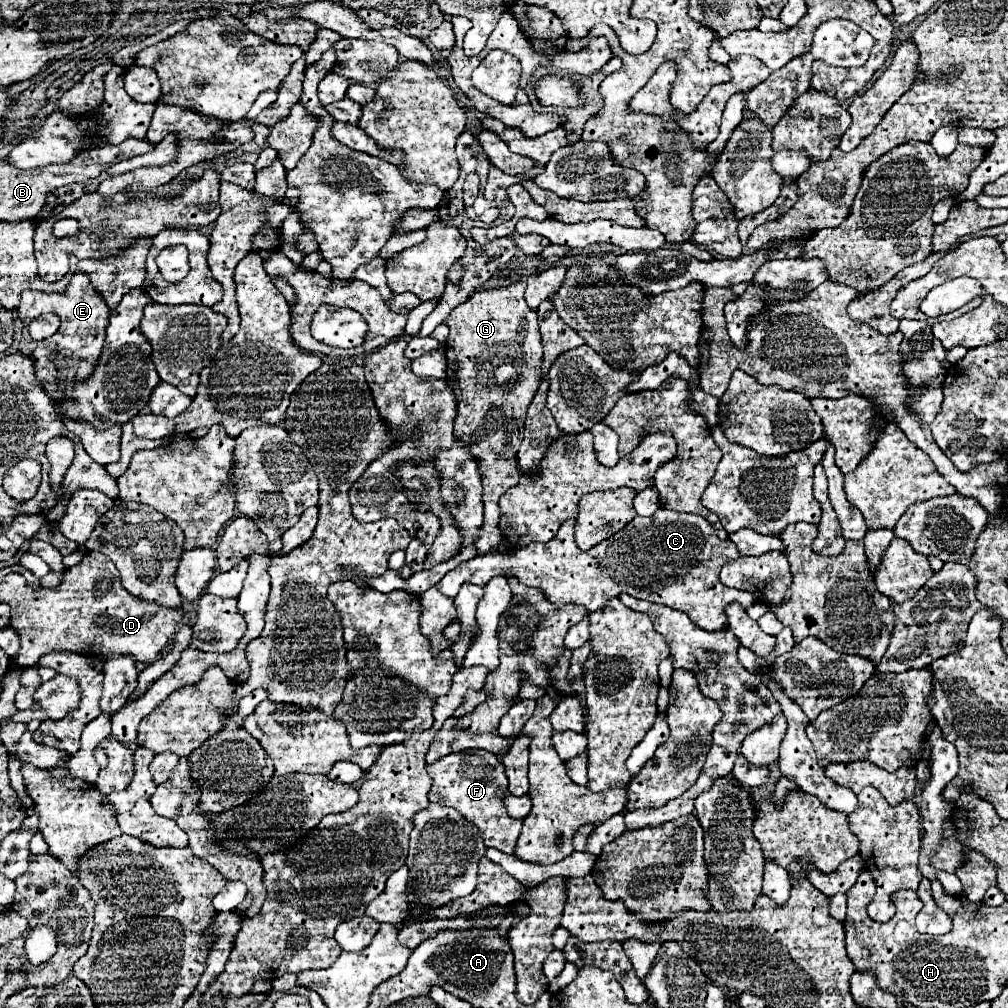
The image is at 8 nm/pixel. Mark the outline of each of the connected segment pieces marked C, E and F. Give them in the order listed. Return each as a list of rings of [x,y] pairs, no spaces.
[[[660,507],[650,517],[634,517],[622,531],[594,545],[590,551],[582,551],[576,545],[575,522],[575,519],[566,521],[548,543],[530,543],[512,555],[478,555],[446,573],[434,587],[446,597],[456,597],[460,585],[466,581],[484,587],[496,575],[514,575],[522,585],[542,589],[554,605],[576,603],[584,605],[590,613],[602,609],[610,597],[628,593],[634,599],[678,609],[700,629],[718,633],[728,629],[726,607],[730,603],[740,603],[744,609],[754,603],[750,593],[724,587],[718,581],[722,565],[736,561],[740,551],[730,539],[718,539],[714,527],[700,515],[674,513]]]
[[[78,271],[72,275],[72,281],[64,293],[26,291],[26,293],[22,293],[22,299],[20,299],[17,309],[18,316],[25,326],[43,313],[54,313],[62,321],[62,327],[58,329],[58,333],[54,333],[52,337],[44,339],[44,341],[38,341],[36,349],[30,357],[34,363],[36,381],[52,397],[54,403],[62,401],[66,391],[70,391],[74,385],[90,379],[90,375],[94,373],[94,369],[98,365],[100,353],[102,353],[106,325],[110,319],[110,307],[106,305],[104,297],[94,289],[94,285],[88,279],[90,277],[86,273]]]
[[[482,749],[450,753],[450,755],[442,757],[440,761],[428,765],[428,775],[432,777],[432,789],[428,793],[428,799],[432,803],[450,805],[458,813],[462,813],[462,817],[466,821],[470,821],[472,825],[478,827],[478,831],[484,837],[486,847],[496,847],[504,853],[514,851],[516,839],[522,831],[522,821],[512,819],[506,813],[504,797],[506,797],[506,793],[510,793],[508,777],[506,777],[502,761],[496,755],[486,753]]]

